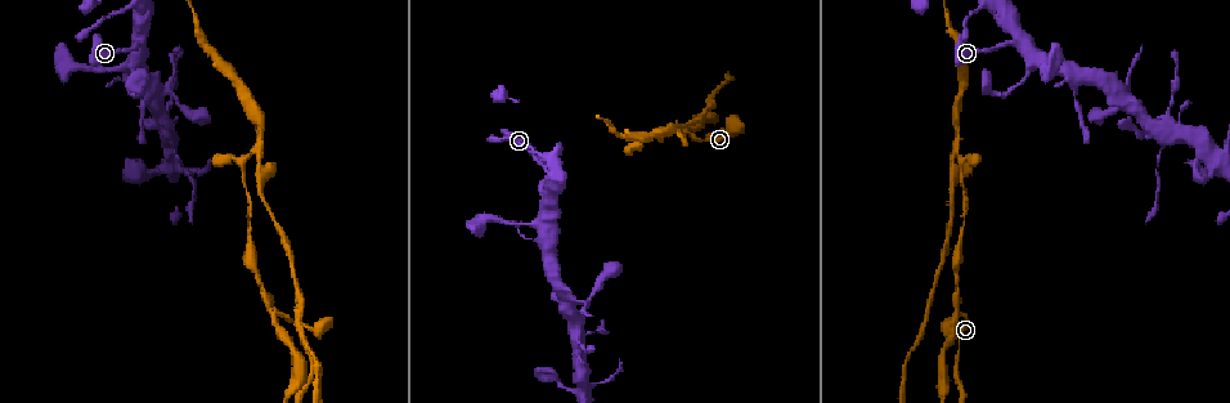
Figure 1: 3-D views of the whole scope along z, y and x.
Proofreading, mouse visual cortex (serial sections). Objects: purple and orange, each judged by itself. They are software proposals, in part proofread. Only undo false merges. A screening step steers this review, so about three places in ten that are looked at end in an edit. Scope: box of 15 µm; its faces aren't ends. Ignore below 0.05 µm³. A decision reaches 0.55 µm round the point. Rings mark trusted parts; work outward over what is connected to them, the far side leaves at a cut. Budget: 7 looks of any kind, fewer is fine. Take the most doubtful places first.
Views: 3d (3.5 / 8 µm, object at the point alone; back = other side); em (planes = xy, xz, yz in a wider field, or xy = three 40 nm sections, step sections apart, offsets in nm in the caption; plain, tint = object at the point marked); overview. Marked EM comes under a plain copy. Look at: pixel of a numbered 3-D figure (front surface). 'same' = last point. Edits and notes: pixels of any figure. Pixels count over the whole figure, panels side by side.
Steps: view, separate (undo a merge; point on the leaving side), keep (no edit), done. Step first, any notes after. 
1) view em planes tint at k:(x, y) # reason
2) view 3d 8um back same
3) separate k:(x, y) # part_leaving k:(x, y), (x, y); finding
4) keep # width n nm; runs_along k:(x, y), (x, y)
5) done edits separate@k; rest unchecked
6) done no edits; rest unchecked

view 3d 3.5um at 1:(957, 312) # three-way junction

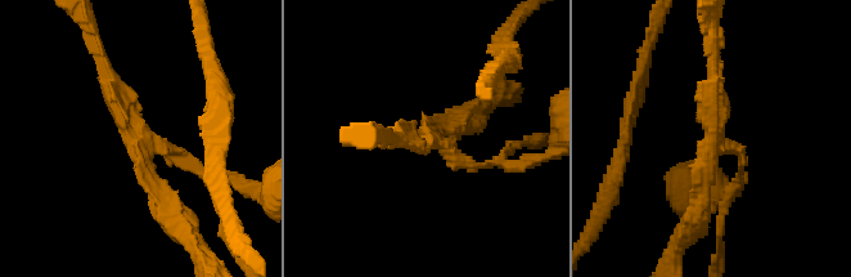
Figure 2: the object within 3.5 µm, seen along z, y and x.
view em xy step 1 tint at 2:(151, 142) # arms 3; arm_widths 100, 200, 200 nm; shape alone is not enough

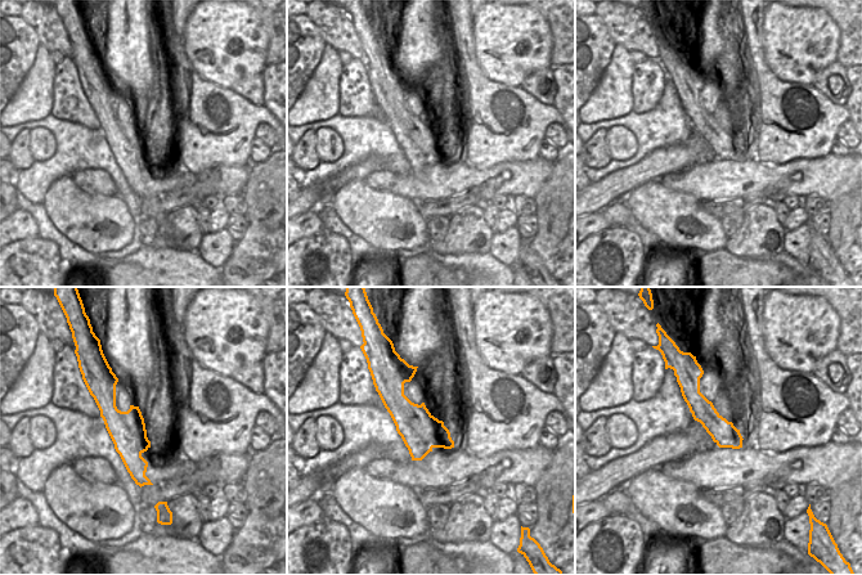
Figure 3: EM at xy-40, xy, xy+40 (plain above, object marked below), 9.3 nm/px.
separate 2:(153, 199) # width 380 nm; a second cell is stuck on

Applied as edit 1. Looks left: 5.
view 3d 3.5um at 1:(254, 151) # three arms meet

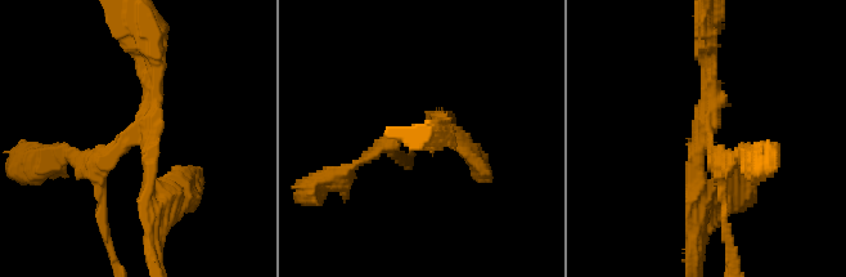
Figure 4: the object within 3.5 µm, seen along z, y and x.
view em xy step 3 tint at 4:(710, 132) # need the tissue

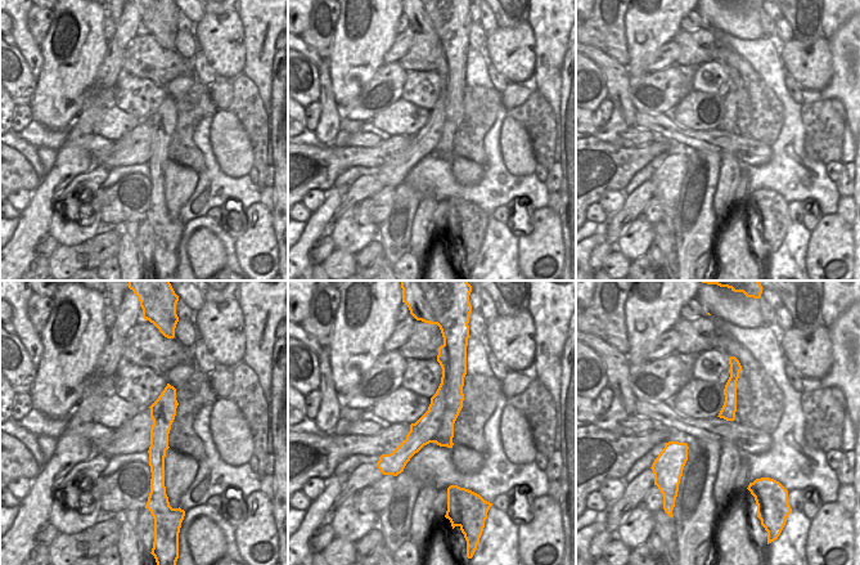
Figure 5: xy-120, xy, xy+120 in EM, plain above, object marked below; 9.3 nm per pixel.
separate 4:(166, 179) # part_leaving 4:(152, 71), (152, 35), (148, 27); two cells meet here

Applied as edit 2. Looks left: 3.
view overview # redraw

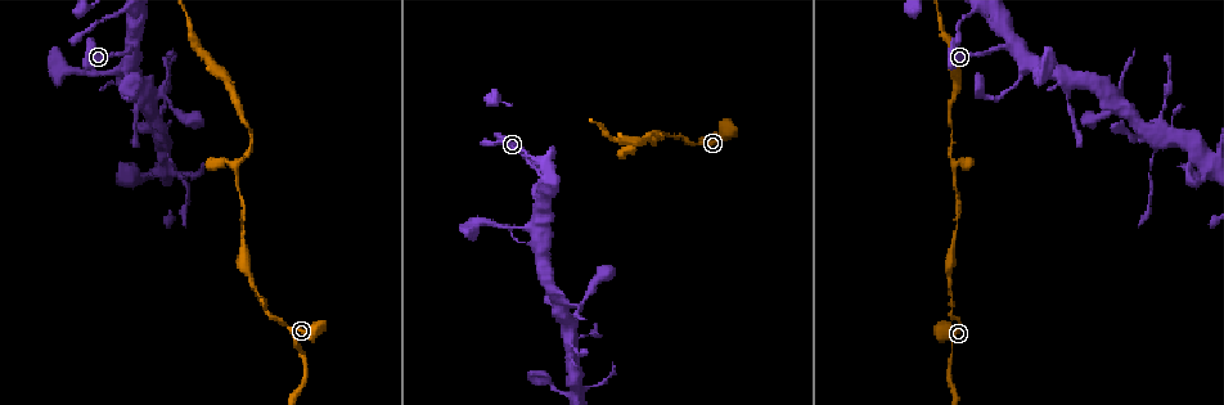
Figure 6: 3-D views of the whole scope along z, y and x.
view em xy step 1 tint at 6:(1152, 143)

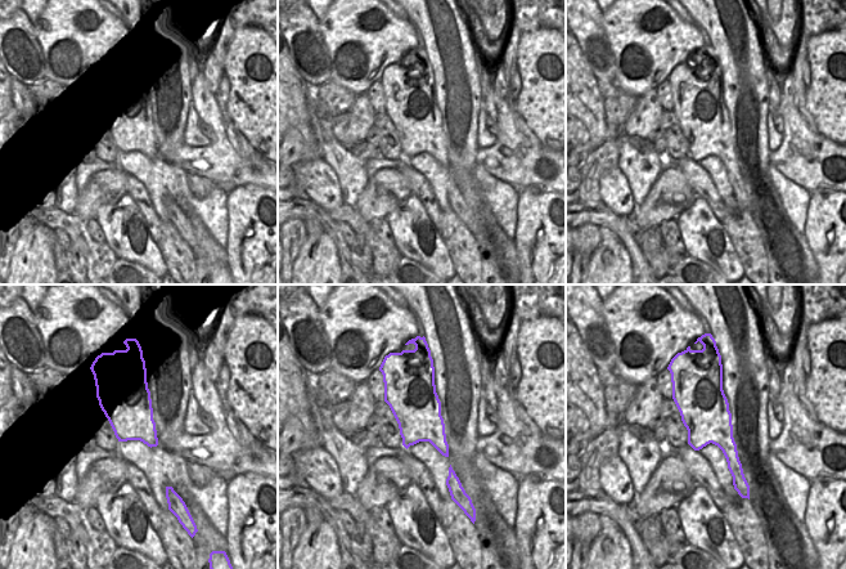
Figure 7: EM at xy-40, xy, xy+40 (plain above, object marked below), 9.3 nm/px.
view 3d 3.5um same # see where the arms go

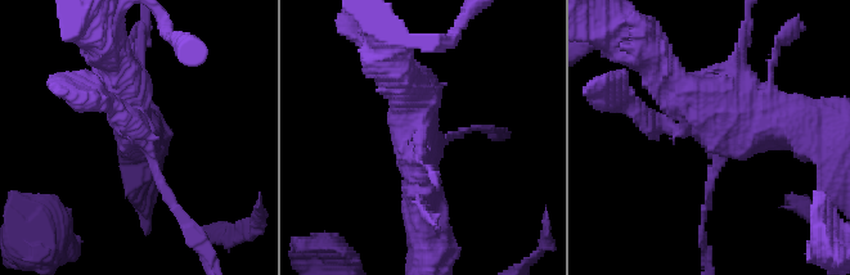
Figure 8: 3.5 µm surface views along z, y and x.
separate 8:(176, 210) # part_leaving 8:(156, 171), (207, 262); two cells meet here

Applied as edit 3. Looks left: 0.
done edits separate@2, separate@4, separate@8; rest unchecked

